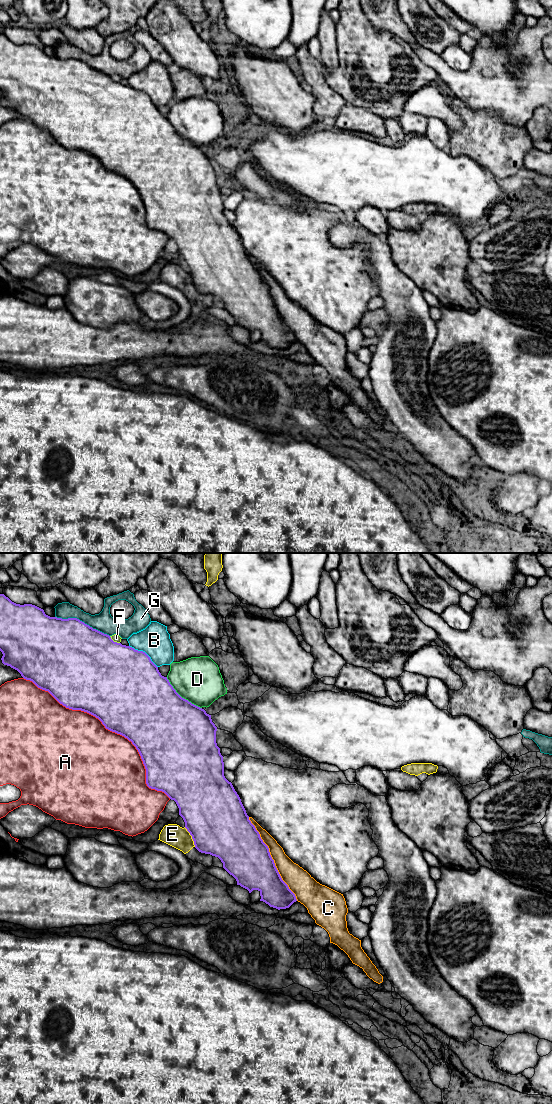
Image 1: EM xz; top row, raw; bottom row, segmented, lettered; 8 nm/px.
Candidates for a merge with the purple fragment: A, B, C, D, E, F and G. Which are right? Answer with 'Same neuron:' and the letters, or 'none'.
Same neuron: C

